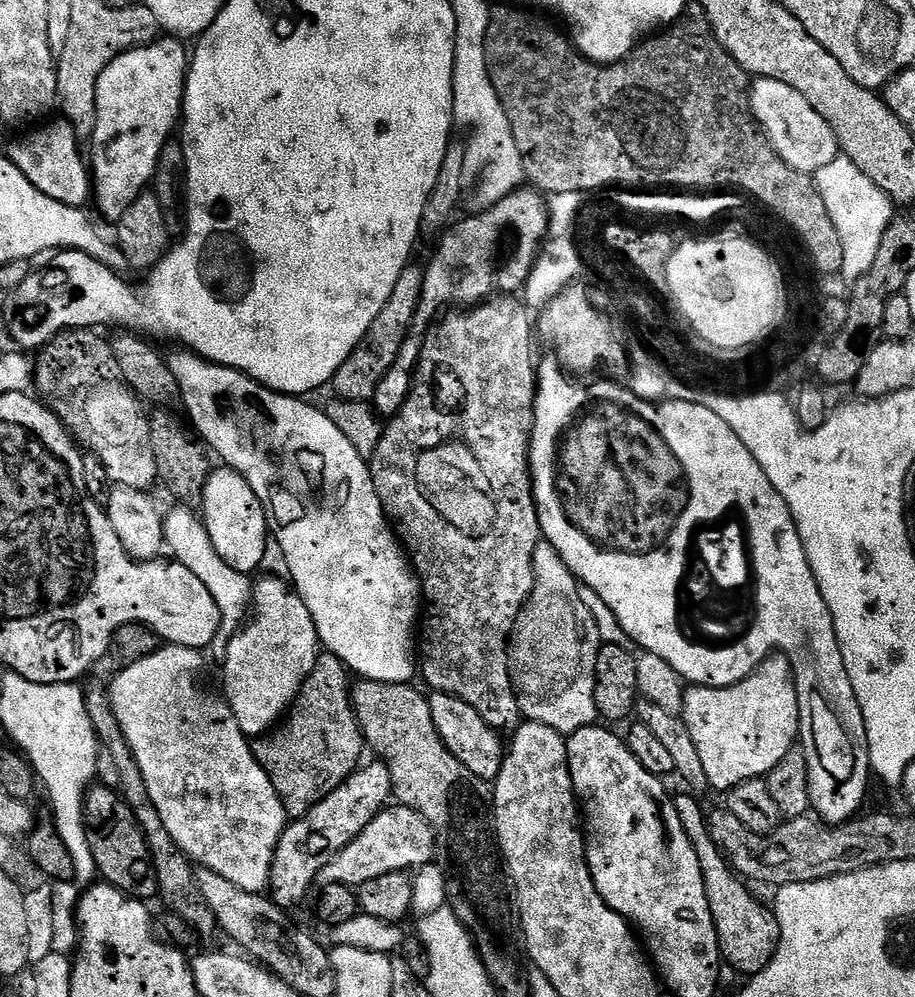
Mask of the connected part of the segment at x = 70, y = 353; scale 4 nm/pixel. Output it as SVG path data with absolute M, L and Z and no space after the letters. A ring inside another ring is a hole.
M96 330L59 332L49 344L39 349L37 356L40 357L34 360L34 392L55 412L64 427L72 433L77 445L83 446L101 460L113 485L148 492L151 484L155 485L158 480L150 442L152 420L144 413L145 405L140 397L122 378L122 370L118 368L118 358L114 358L111 343L107 339L103 340L98 333Z

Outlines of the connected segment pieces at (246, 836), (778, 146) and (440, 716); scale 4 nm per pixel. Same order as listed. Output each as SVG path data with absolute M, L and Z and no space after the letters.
M168 644L160 647L154 654L150 654L150 658L142 658L142 662L134 662L134 666L115 673L111 677L112 688L110 684L114 718L118 718L118 726L122 728L122 734L126 736L126 742L138 762L138 770L142 772L142 778L146 782L146 790L150 794L150 802L154 804L162 818L162 826L166 826L166 830L170 830L170 838L174 838L174 842L184 852L184 855L199 867L209 868L215 874L220 874L222 878L226 878L227 881L234 882L234 886L241 887L242 890L263 893L268 888L270 870L272 869L280 835L283 834L290 817L285 812L282 802L274 790L271 778L256 761L256 755L252 753L252 744L249 737L245 736L238 726L227 700L224 699L223 695L216 693L215 696L214 693L207 692L199 684L200 675L204 672L204 660L200 656L203 655L197 649Z
M753 79L750 84L752 113L760 124L760 131L768 138L769 144L794 170L814 174L822 170L822 166L830 166L836 157L841 155L840 147L832 127L794 90L794 86L786 86L786 82L777 80Z
M433 691L428 696L428 701L430 702L430 715L434 718L434 730L438 730L446 750L450 750L450 754L454 754L454 758L458 758L458 762L462 762L462 766L470 770L470 774L486 782L495 782L502 770L506 751L505 741L500 741L503 740L501 733L491 728L486 718L482 718L482 714L474 710L474 706L462 702L462 698L445 692Z

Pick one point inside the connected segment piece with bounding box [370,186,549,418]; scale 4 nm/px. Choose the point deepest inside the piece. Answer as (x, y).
(491, 254)

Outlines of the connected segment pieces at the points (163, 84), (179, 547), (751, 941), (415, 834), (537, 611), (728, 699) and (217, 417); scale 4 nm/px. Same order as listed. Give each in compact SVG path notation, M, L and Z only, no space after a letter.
M157 38L150 44L143 44L141 48L132 48L129 52L123 52L118 58L114 58L114 62L110 62L110 66L106 66L106 70L102 70L102 74L96 83L96 99L94 101L94 123L91 125L92 139L90 147L92 147L92 156L90 152L90 164L94 169L94 204L100 207L100 212L109 222L115 222L122 218L122 214L134 202L134 198L138 198L140 193L145 191L151 185L156 175L156 163L162 154L164 145L169 143L172 131L177 131L178 121L182 116L184 107L184 86L188 79L188 65L190 63L190 52L185 41L179 38Z
M176 506L172 513L169 511L165 515L164 542L167 551L179 564L186 566L186 570L191 570L198 578L202 578L202 583L205 584L206 590L210 590L214 602L218 602L220 629L216 635L216 644L224 646L245 623L246 613L252 602L254 584L245 573L231 568L218 554L218 550L214 550L214 542L210 542L210 534L206 530L203 519L192 512L195 511L191 507Z
M692 796L675 797L678 818L682 818L682 830L698 854L698 866L702 866L702 878L706 886L706 902L710 906L710 918L714 918L714 930L718 934L718 946L723 963L729 964L741 977L757 976L774 958L780 941L780 927L775 911L768 908L751 892L749 885L733 871L720 847L711 838L706 808Z
M388 806L372 819L370 826L354 838L320 872L324 884L351 884L359 886L382 874L418 870L433 859L436 838L432 828L414 810L403 806Z
M542 538L534 550L534 586L532 587L532 593L528 601L524 603L523 610L518 614L518 618L512 627L512 636L508 639L508 669L512 679L512 689L516 691L516 697L518 698L521 717L525 721L533 720L542 726L550 726L550 730L558 730L562 734L571 734L583 728L593 727L598 720L596 703L594 702L594 682L596 681L596 663L601 647L602 641L598 634L598 626L594 622L594 614L590 614L586 602L582 602L582 598L578 595L576 575L568 569L566 562L562 562L562 554L558 554L558 550L554 550L552 543Z
M783 654L767 656L748 677L737 684L731 684L725 688L689 687L684 693L684 711L682 715L686 726L690 730L690 738L694 738L694 747L698 750L698 758L702 758L702 770L706 770L708 788L712 790L717 788L720 794L727 793L729 788L738 786L742 782L767 777L768 772L774 770L774 766L778 766L778 762L782 762L784 755L790 749L797 747L798 737L800 735L800 695L796 689L796 671L793 670L792 663L788 661L787 656Z
M179 351L173 356L167 357L170 370L180 387L179 403L184 403L184 408L188 411L193 426L196 427L195 435L217 457L220 455L224 459L221 461L227 467L242 474L242 478L246 478L246 482L250 482L250 490L254 490L254 494L258 494L264 507L264 513L268 515L270 536L277 539L282 546L286 563L289 566L290 583L302 598L302 602L306 602L306 610L310 610L310 614L314 618L314 626L316 633L320 635L321 645L336 655L357 677L378 682L394 682L395 684L409 683L413 679L411 676L415 672L417 675L418 672L418 660L414 655L414 633L417 631L418 617L422 612L422 589L401 541L394 535L394 529L388 517L384 515L384 507L372 481L369 461L360 456L358 450L354 450L354 446L350 446L350 442L342 434L342 430L338 430L338 426L334 426L334 422L330 422L327 411L315 408L313 404L308 403L307 399L285 396L283 392L265 388L257 380L250 379L245 372L239 372L221 364L212 364L209 360L203 360L195 352Z

